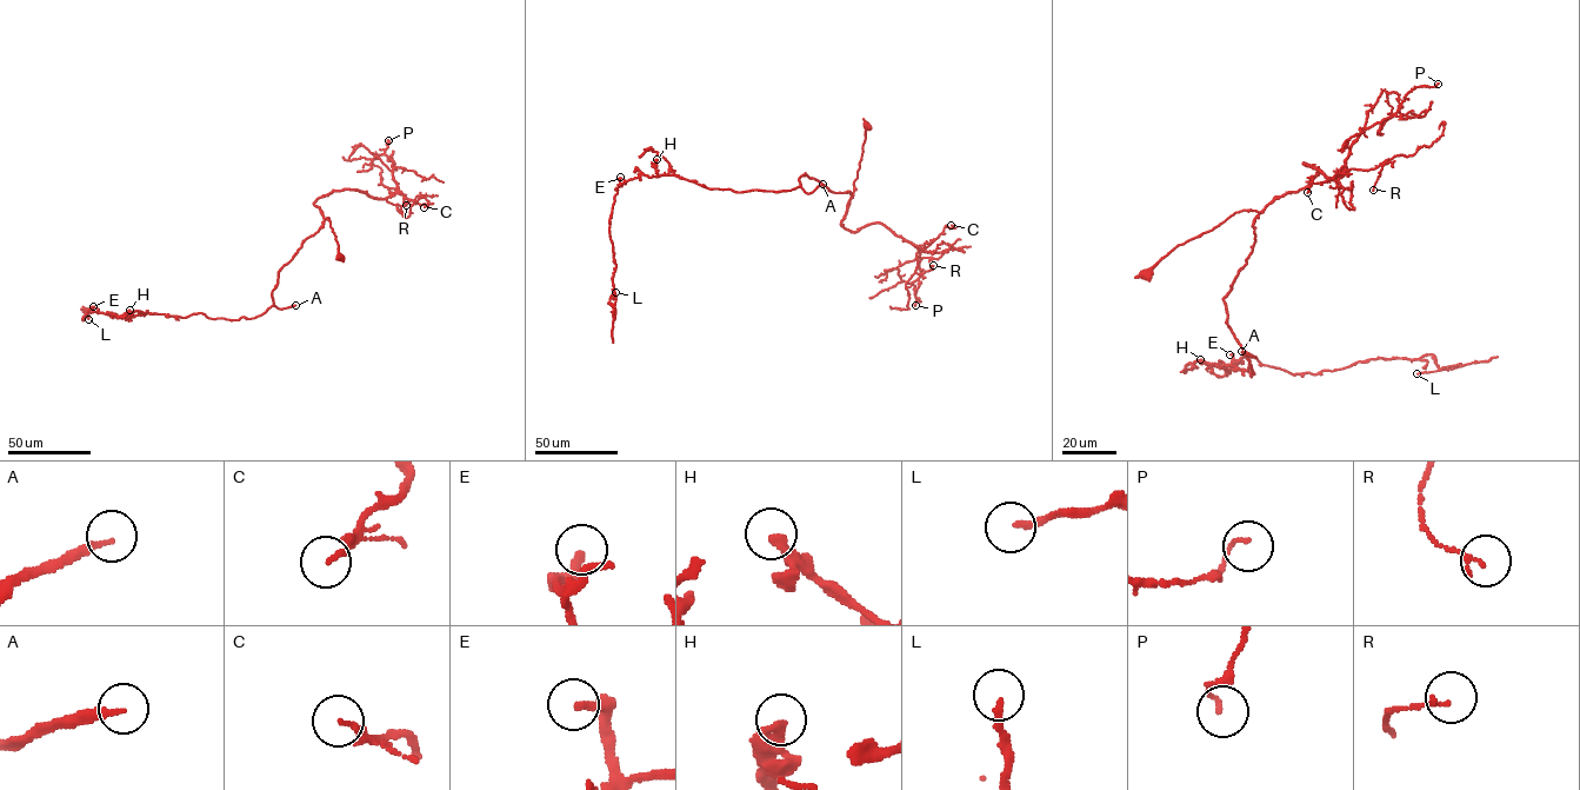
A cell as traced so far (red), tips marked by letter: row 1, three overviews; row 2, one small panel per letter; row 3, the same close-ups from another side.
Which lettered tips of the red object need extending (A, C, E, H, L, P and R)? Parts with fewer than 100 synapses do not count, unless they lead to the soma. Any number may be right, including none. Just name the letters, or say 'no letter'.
A

